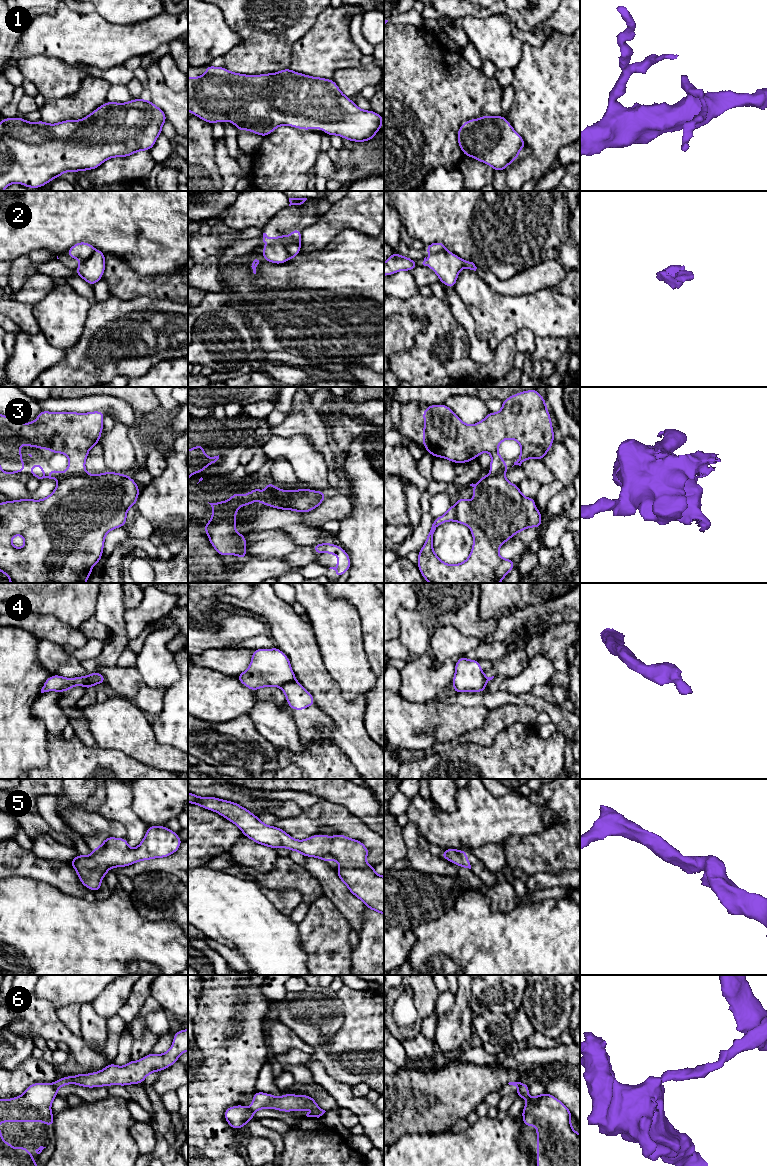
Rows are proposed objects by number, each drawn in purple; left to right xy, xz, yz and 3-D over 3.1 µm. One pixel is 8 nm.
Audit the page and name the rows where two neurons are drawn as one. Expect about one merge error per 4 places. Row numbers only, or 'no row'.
2, 3, 4, 6

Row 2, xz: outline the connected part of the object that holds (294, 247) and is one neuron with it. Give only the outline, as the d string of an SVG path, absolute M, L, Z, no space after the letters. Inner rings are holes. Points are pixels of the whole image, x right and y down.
M290 236L286 237L288 260L292 260L296 255L301 252L301 243L299 241L293 241Z

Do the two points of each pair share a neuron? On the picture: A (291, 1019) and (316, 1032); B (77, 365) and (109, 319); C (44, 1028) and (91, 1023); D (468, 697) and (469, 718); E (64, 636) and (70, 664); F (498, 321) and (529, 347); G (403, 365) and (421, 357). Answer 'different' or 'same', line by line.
A: same
B: same
C: different
D: different
E: different
F: different
G: same

